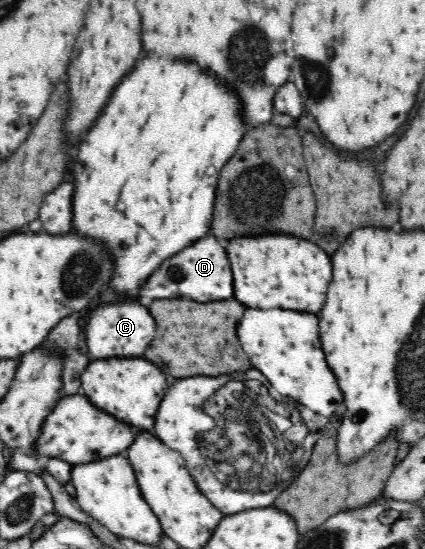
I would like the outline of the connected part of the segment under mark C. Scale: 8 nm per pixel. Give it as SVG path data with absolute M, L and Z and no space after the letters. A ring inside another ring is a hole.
M110 303L102 305L90 315L86 327L86 343L92 359L110 359L110 357L142 357L150 341L156 335L156 325L146 307L138 303Z

